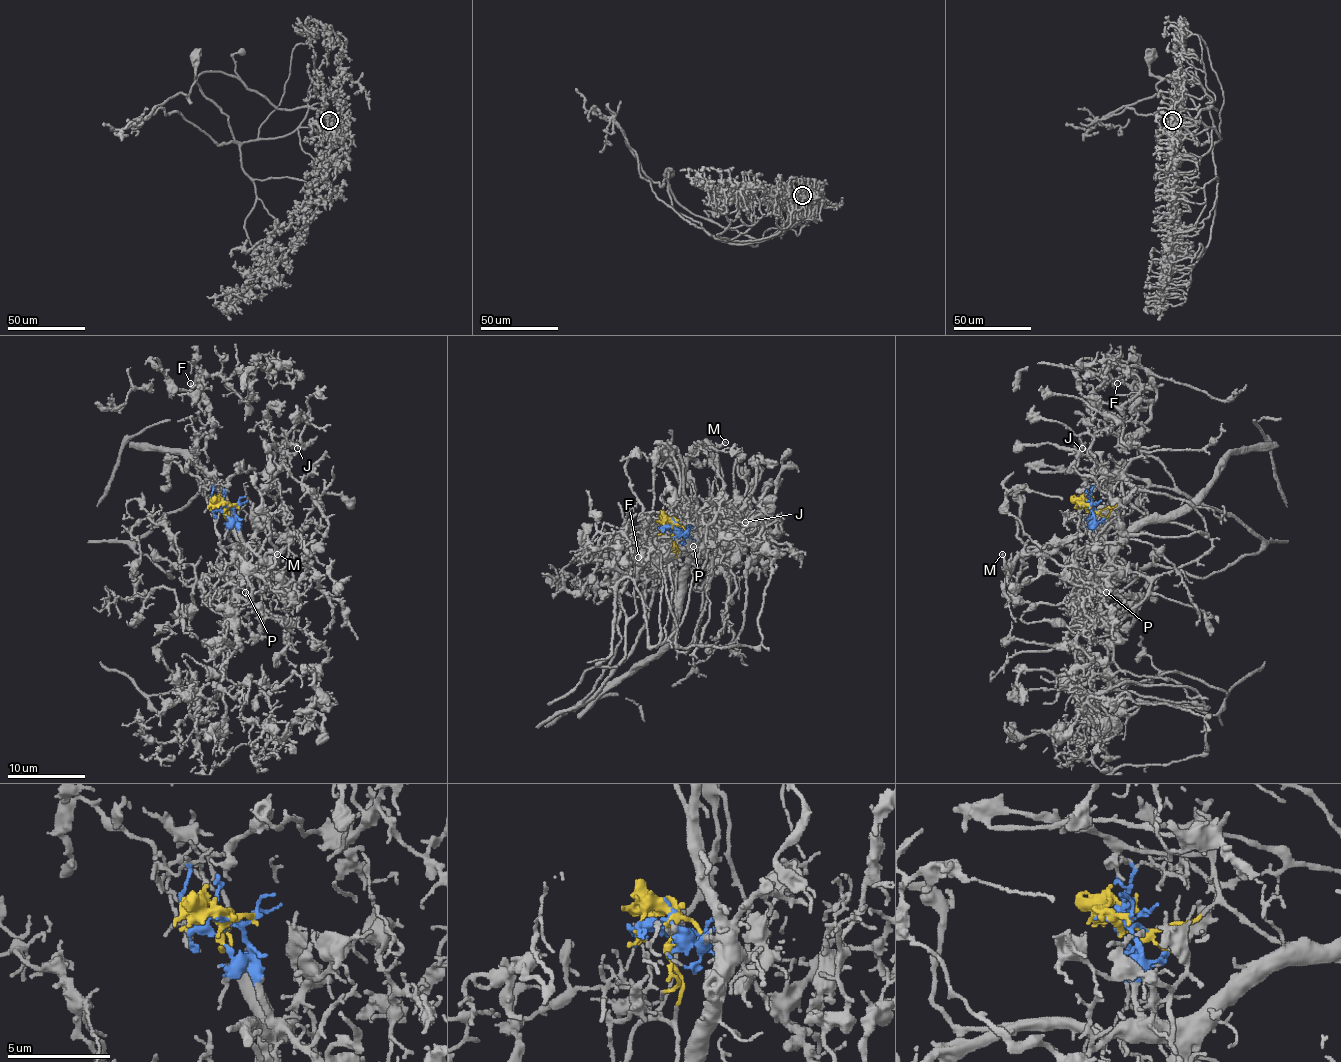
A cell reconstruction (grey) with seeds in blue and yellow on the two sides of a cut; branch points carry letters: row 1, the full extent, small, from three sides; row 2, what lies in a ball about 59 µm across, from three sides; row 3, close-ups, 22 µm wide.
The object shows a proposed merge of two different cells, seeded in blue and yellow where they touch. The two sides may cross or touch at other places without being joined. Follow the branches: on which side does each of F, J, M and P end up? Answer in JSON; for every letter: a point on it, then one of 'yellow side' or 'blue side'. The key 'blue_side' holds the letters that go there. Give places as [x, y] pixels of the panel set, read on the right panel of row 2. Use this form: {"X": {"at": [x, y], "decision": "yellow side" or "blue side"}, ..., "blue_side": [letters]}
{"F": {"at": [1117, 383], "decision": "yellow side"}, "J": {"at": [1082, 448], "decision": "yellow side"}, "M": {"at": [1002, 554], "decision": "blue side"}, "P": {"at": [1106, 592], "decision": "blue side"}, "blue_side": ["M", "P"]}

